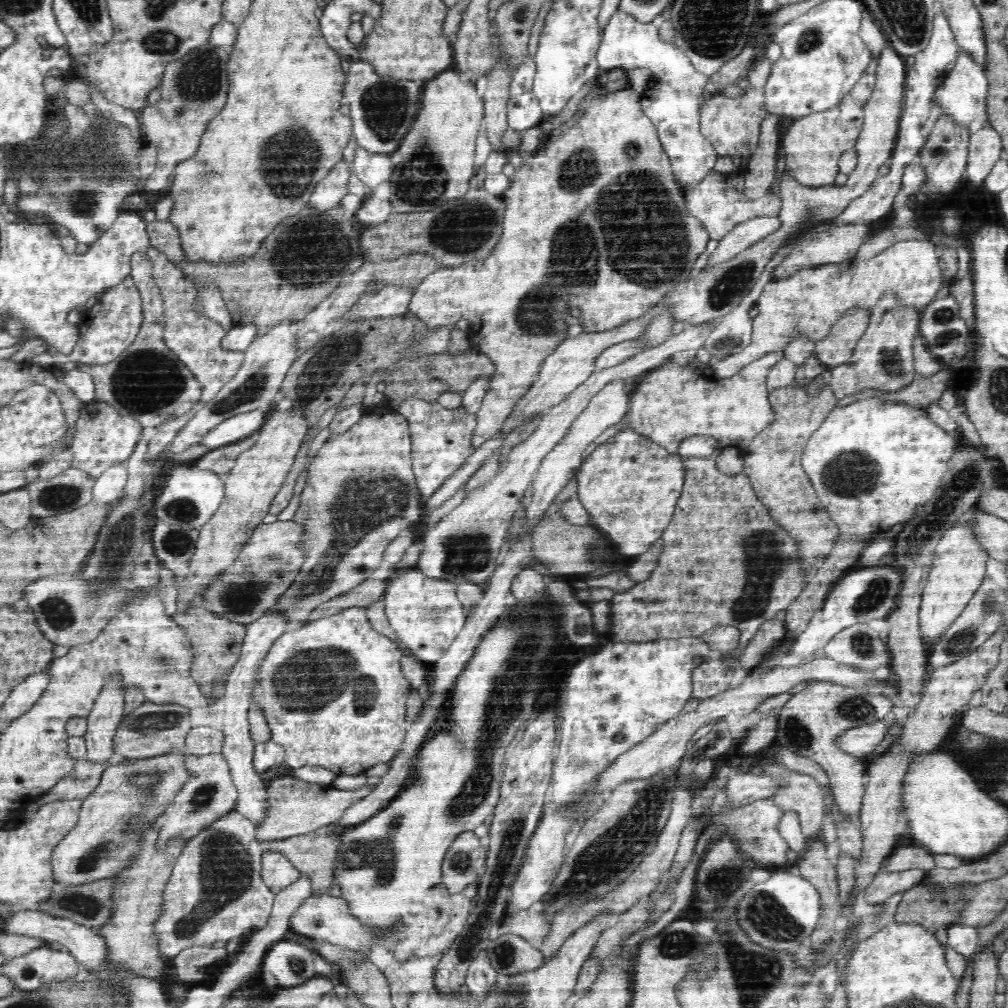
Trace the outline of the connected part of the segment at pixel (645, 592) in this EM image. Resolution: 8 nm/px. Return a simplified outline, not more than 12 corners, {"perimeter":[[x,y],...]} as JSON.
{"perimeter":[[684,458],[648,580],[612,598],[616,641],[741,634],[693,672],[702,702],[748,672],[800,596],[797,542],[743,473]]}

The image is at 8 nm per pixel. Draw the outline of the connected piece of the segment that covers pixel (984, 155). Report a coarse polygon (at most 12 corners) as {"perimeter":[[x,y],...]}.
{"perimeter":[[992,126],[972,131],[966,174],[985,182],[1003,150]]}

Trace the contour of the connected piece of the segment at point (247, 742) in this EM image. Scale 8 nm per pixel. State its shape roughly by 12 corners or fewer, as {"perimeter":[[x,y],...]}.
{"perimeter":[[282,616],[250,623],[226,682],[221,754],[238,798],[235,810],[258,827],[268,810],[253,765],[247,714],[256,672],[288,630]]}

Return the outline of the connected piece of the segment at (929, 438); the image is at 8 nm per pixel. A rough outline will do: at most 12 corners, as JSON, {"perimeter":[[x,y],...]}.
{"perimeter":[[924,409],[828,414],[801,462],[842,536],[910,520],[956,438]]}

